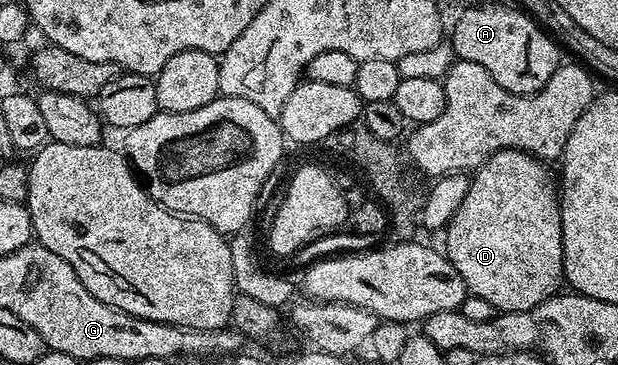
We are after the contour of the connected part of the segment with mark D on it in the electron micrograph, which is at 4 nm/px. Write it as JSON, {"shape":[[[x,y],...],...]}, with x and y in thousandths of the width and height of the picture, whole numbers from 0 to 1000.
{"shape":[[[809,411],[796,422],[788,441],[775,458],[764,479],[756,537],[749,537],[749,559],[743,559],[743,581],[717,633],[720,674],[717,693],[727,710],[727,721],[749,756],[749,778],[759,805],[775,811],[788,822],[806,855],[825,860],[827,855],[846,855],[879,833],[879,822],[893,816],[896,805],[909,792],[914,737],[911,734],[911,614],[908,611],[908,545],[905,540],[905,510],[898,496],[898,477],[887,466],[883,447],[872,433],[861,433],[858,422],[850,422],[845,411]]]}

